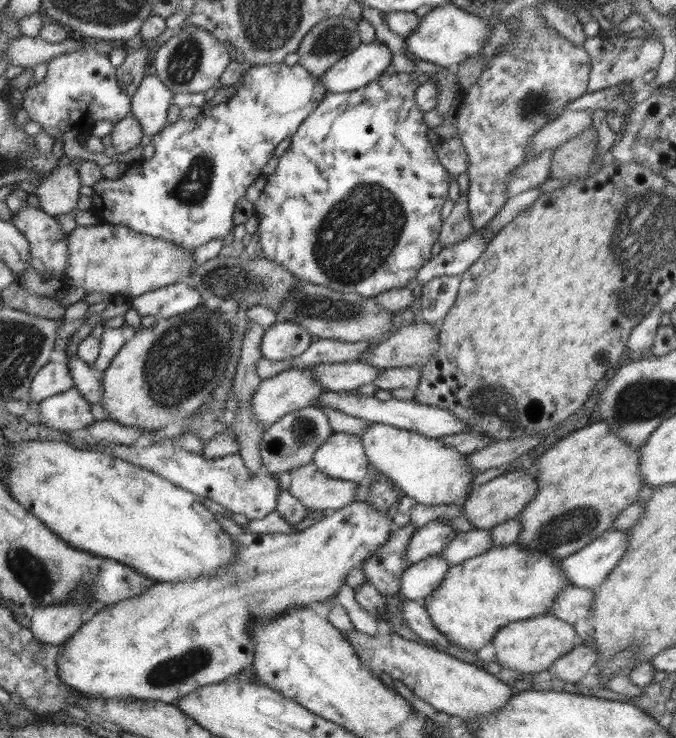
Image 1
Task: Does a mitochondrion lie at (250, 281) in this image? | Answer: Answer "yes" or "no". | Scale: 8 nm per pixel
yes

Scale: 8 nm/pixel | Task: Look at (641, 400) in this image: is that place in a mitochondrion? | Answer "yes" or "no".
yes

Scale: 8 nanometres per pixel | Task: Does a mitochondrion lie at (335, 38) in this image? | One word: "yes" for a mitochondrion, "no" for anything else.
yes

